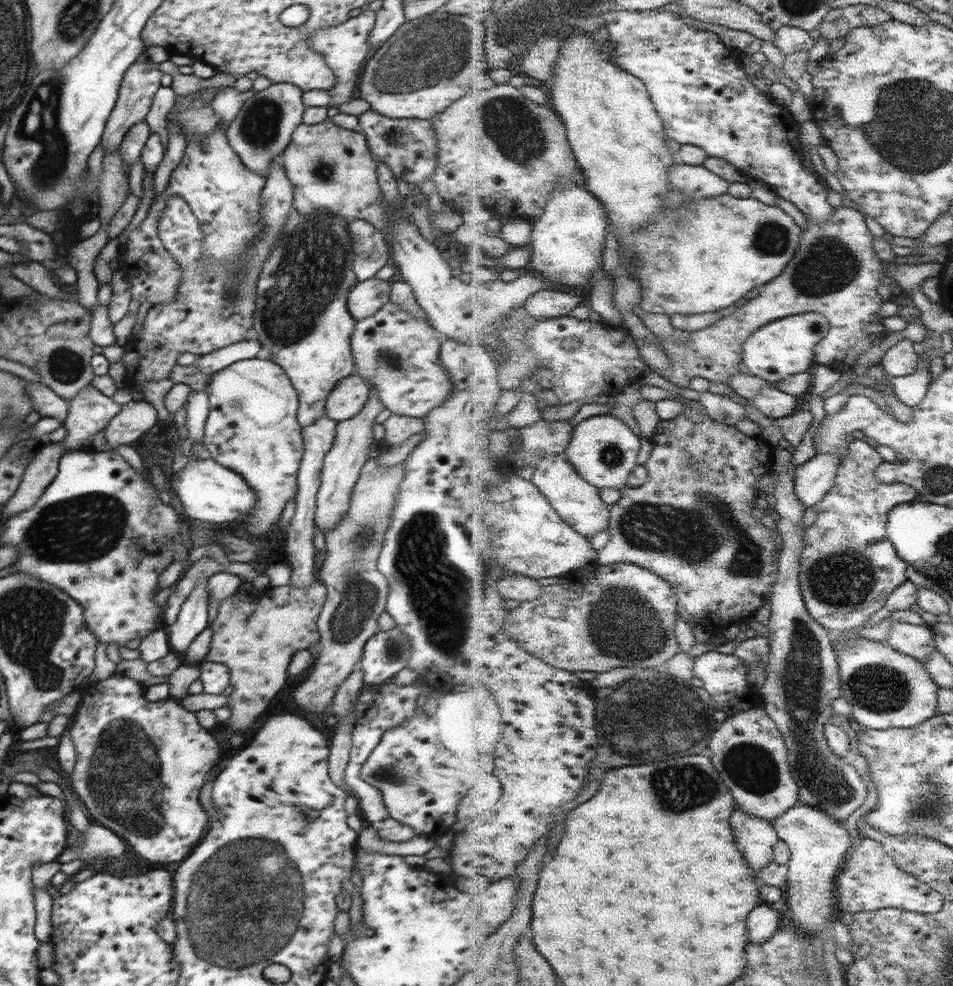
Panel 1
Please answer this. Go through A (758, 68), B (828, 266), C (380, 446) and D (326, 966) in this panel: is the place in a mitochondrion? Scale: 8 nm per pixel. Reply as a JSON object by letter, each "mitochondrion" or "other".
{"A":"other","B":"mitochondrion","C":"other","D":"other"}

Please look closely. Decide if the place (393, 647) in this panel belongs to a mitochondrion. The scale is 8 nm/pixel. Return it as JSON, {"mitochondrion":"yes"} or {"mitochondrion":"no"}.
{"mitochondrion":"yes"}

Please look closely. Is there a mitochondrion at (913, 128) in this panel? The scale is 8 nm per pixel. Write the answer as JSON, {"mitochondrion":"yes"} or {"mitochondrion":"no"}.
{"mitochondrion":"yes"}

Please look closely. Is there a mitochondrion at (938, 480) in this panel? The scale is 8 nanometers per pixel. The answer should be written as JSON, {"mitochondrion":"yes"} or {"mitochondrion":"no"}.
{"mitochondrion":"yes"}

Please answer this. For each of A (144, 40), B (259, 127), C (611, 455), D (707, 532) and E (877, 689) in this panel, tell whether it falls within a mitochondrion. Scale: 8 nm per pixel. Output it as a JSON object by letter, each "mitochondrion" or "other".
{"A":"other","B":"mitochondrion","C":"mitochondrion","D":"mitochondrion","E":"mitochondrion"}

